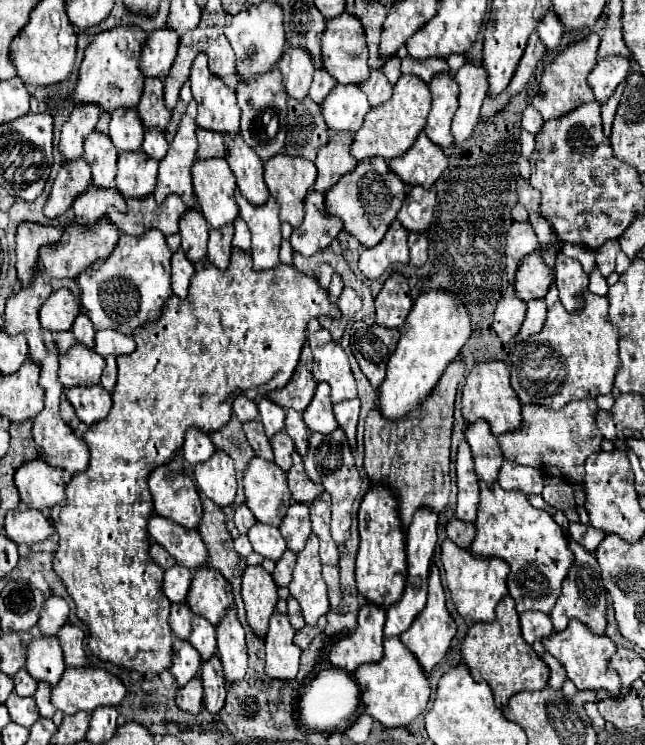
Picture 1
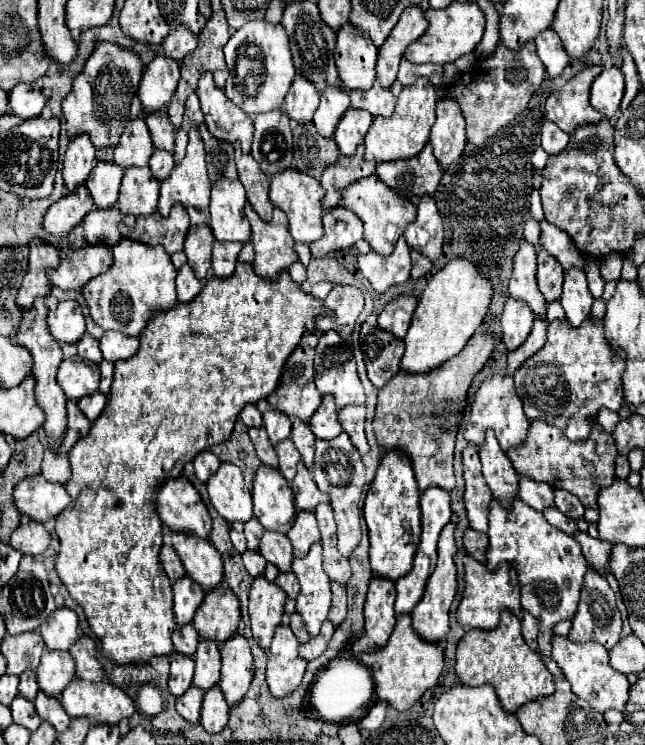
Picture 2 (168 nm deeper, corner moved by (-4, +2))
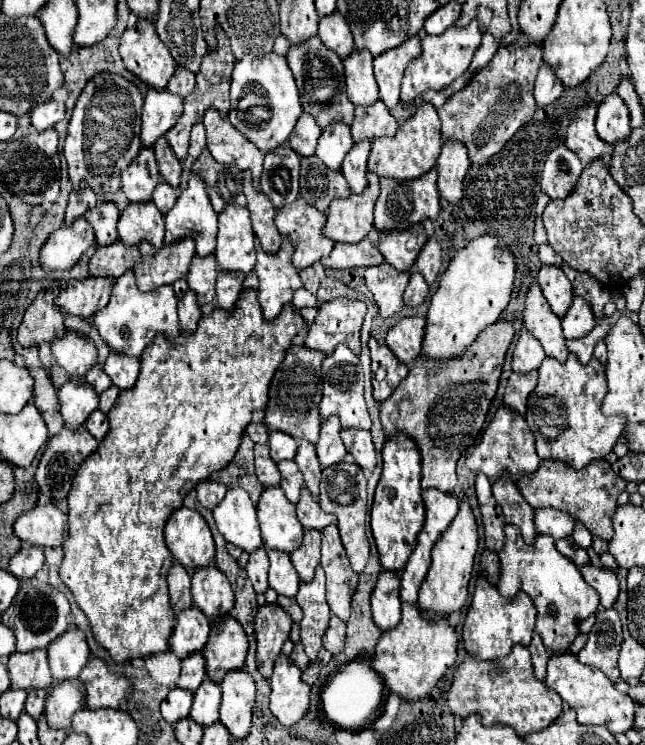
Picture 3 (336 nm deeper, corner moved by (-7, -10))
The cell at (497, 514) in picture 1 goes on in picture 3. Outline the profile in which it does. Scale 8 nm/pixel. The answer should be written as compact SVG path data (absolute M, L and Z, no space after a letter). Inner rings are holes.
M505 526L505 546L499 554L499 560L501 578L497 590L501 596L513 598L517 592L529 594L539 610L535 632L555 654L565 654L579 634L579 624L599 610L599 594L583 580L579 568L557 552L555 542L549 540L549 536L539 534L535 544L529 546L523 542L517 528Z

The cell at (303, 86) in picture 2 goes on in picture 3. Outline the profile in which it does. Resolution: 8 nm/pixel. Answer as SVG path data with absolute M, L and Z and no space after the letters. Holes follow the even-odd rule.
M301 114L299 122L297 122L297 128L293 130L293 136L289 138L289 146L299 156L313 156L319 136L321 136L321 128L317 128L313 116Z

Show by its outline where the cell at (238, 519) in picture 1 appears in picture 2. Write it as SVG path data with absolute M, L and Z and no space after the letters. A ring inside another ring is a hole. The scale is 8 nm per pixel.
M252 516L248 522L244 522L244 534L246 534L250 550L258 548L258 540L262 538L262 532L264 532L264 528L262 528L262 524L258 524L256 516Z

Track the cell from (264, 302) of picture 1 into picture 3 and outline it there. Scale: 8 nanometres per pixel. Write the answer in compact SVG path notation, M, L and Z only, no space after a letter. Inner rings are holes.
M243 290L233 314L227 314L225 310L215 308L209 316L203 316L199 320L199 328L193 334L181 332L177 336L177 340L173 340L173 342L165 340L165 336L157 336L157 340L153 340L153 344L149 344L149 348L145 348L145 352L141 356L141 372L139 372L137 384L131 388L131 392L121 392L115 406L107 414L109 424L111 424L109 434L105 436L105 440L99 442L97 452L89 460L85 460L85 464L81 464L81 470L73 478L73 488L67 496L67 502L69 502L69 536L63 544L65 558L63 558L63 564L59 568L59 576L65 582L65 586L73 592L79 608L85 612L95 640L113 656L115 662L127 662L133 658L145 658L149 654L169 650L169 636L173 632L173 624L177 622L177 618L173 616L173 612L169 612L167 574L169 574L169 568L173 564L173 556L171 556L169 548L165 546L163 528L165 528L169 516L183 506L183 498L199 484L199 480L207 480L213 472L225 468L225 464L229 464L229 460L233 460L233 456L241 444L243 432L245 432L247 424L251 422L253 410L265 408L265 400L269 398L267 396L269 380L273 378L277 364L281 364L285 350L291 346L293 336L301 328L305 328L305 322L291 306L285 308L273 322L265 322L261 316L261 306L257 302L257 292L255 290Z

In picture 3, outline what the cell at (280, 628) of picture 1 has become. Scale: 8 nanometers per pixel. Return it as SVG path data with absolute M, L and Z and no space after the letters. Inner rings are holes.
M287 656L275 662L271 690L271 712L283 726L293 726L307 714L311 688L301 680L301 670Z

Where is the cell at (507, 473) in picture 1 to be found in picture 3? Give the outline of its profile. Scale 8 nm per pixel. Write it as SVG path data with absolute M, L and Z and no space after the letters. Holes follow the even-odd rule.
M541 508L535 510L535 526L541 534L551 536L553 540L567 538L573 534L577 520L569 516L567 512L561 510L551 510L551 508Z

